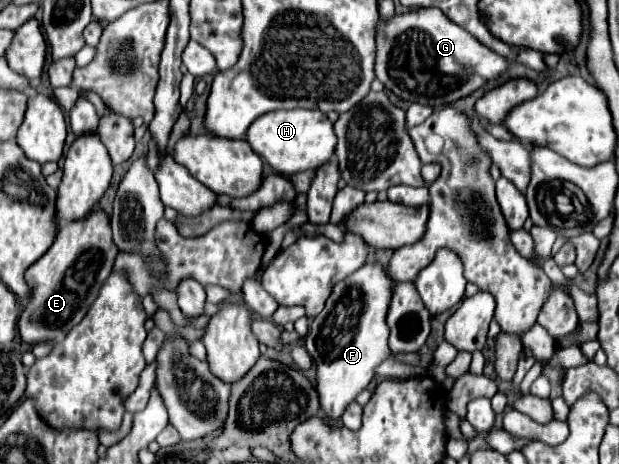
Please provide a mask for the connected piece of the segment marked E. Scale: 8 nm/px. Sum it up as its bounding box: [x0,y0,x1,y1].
[18,211,118,345]

